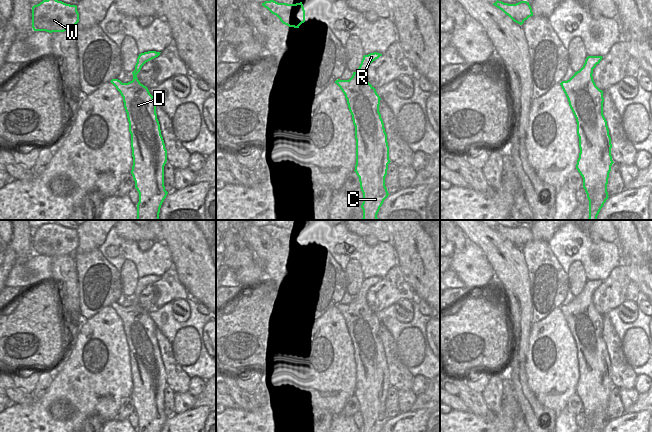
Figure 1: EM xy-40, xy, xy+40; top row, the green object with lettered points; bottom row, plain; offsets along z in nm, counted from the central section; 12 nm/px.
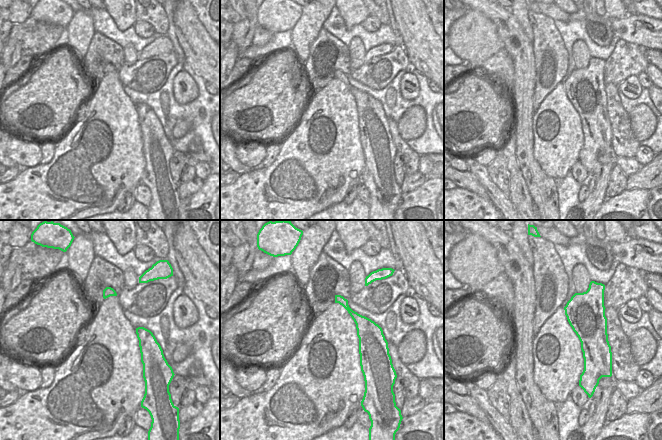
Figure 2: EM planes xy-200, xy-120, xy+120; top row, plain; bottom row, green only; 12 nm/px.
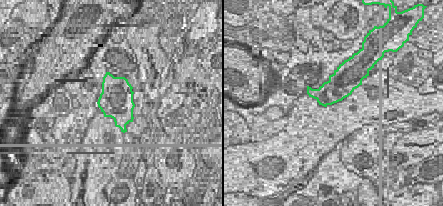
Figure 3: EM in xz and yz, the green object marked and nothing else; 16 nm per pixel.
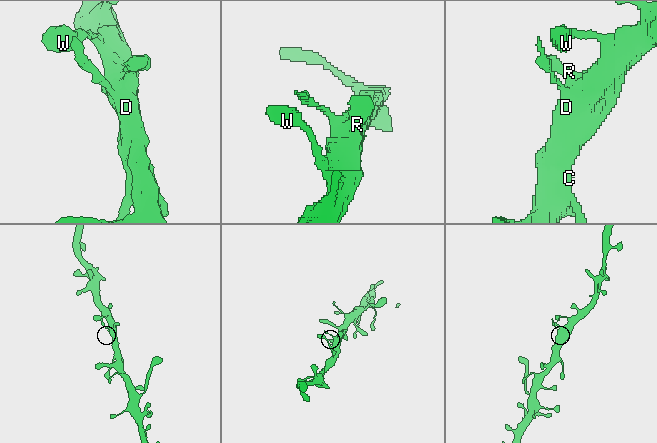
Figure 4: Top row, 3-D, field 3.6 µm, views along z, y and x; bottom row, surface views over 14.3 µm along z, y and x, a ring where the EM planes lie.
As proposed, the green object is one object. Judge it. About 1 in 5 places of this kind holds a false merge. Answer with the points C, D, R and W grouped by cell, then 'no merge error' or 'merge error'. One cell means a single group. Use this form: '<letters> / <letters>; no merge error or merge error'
C D R W; no merge error

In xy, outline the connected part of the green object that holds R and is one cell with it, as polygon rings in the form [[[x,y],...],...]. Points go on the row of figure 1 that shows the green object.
[[[382,54],[364,55],[356,72],[349,80],[336,80],[347,100],[355,126],[356,165],[363,193],[362,220],[378,220],[377,214],[389,193],[385,186],[389,146],[384,123],[379,112],[380,96],[368,82],[367,68]]]

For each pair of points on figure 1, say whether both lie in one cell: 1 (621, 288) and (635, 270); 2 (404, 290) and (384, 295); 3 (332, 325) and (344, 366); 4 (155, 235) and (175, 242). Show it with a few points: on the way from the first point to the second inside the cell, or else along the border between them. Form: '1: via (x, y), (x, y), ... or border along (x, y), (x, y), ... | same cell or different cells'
1: border along (621, 263), (641, 297) | different cells
2: via (399, 290), (389, 290) | same cell
3: via (332, 335), (332, 354), (334, 356) | same cell
4: border along (161, 230), (164, 242) | different cells

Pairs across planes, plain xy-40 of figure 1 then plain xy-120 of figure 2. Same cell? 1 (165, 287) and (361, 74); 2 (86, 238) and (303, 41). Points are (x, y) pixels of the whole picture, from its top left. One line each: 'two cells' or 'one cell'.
1: one cell
2: one cell

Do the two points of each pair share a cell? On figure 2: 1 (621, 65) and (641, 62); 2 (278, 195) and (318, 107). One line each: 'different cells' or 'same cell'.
1: same cell
2: same cell

